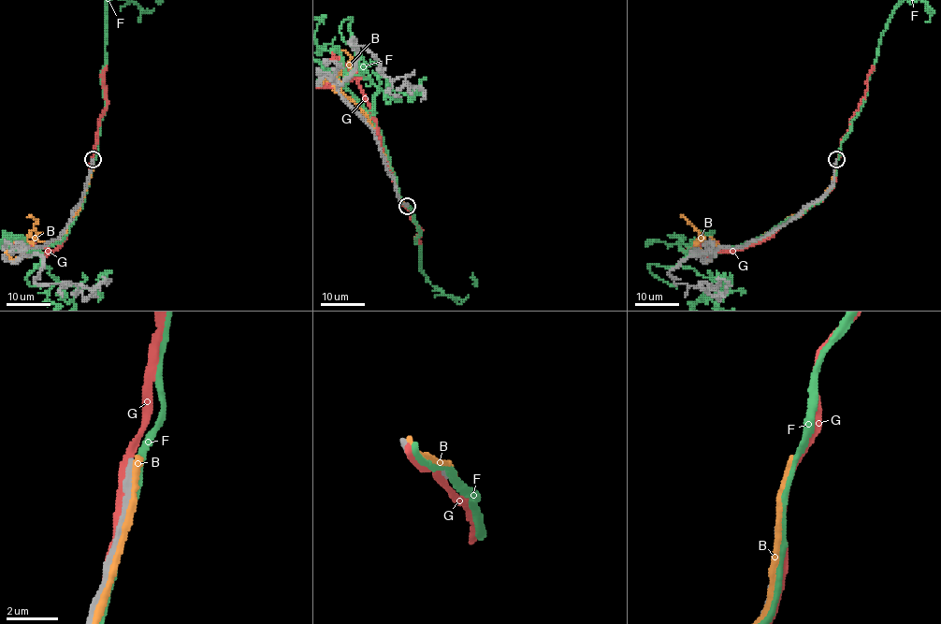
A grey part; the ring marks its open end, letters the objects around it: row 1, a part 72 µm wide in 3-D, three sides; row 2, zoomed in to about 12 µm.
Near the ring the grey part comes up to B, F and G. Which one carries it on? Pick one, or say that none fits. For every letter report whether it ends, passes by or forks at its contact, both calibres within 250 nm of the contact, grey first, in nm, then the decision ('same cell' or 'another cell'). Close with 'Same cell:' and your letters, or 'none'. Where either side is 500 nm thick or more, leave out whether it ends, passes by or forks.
B: it passes by; 200 nm thick on the grey side, 200 nm on the other; another cell
F: it passes by; 200 nm thick on the grey side, 200 nm on the other; another cell
G: it passes by; 200 nm thick on the grey side, 240 nm on the other; another cell
Same cell: none

